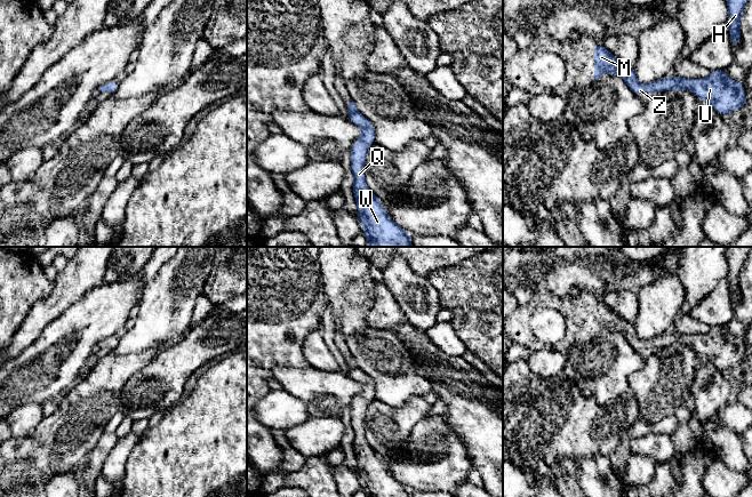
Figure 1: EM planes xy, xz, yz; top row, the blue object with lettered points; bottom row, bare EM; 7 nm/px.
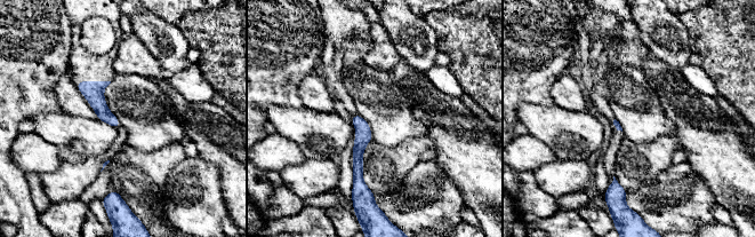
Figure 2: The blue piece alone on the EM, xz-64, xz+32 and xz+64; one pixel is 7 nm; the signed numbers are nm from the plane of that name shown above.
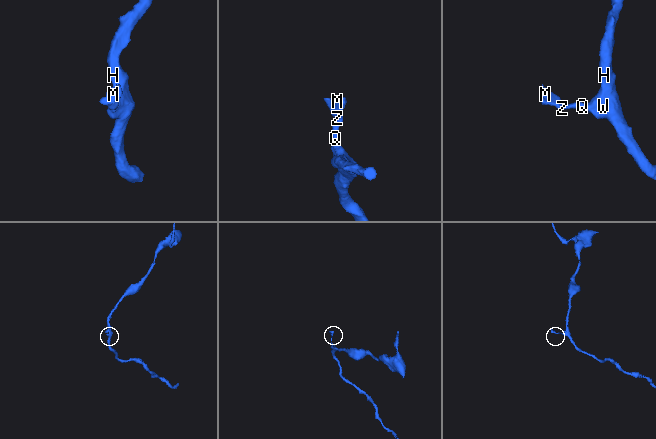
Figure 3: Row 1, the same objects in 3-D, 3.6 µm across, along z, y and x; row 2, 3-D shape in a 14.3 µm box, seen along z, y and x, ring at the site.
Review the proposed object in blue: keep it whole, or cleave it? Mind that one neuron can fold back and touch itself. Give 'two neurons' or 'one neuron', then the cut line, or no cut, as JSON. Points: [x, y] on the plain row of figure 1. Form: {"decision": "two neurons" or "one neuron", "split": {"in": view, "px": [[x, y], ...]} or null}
{"decision": "one neuron", "split": null}

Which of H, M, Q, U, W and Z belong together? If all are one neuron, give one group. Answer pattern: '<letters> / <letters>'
H M Q U W Z

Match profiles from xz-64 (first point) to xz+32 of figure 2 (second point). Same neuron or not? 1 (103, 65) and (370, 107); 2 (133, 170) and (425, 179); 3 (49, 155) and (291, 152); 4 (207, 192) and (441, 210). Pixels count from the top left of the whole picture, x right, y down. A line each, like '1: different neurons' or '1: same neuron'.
1: different neurons
2: different neurons
3: same neuron
4: same neuron

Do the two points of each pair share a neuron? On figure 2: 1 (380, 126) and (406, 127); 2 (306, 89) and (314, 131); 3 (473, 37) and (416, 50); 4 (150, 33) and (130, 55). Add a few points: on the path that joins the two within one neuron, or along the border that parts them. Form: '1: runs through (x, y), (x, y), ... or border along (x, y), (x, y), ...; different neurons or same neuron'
1: runs through (386, 126), (400, 126); same neuron
2: border along (304, 105), (322, 112), (334, 112); different neurons
3: border along (426, 21), (435, 34), (436, 48), (439, 50); different neurons
4: border along (133, 33), (158, 63); different neurons

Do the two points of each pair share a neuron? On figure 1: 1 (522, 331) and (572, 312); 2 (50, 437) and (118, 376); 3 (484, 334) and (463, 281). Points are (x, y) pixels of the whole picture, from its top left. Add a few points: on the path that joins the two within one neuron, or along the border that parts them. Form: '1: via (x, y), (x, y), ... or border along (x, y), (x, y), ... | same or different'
1: via (522, 315), (536, 302), (556, 303) | same
2: via (68, 426), (101, 393) | same
3: via (484, 321), (484, 302), (476, 294) | same

